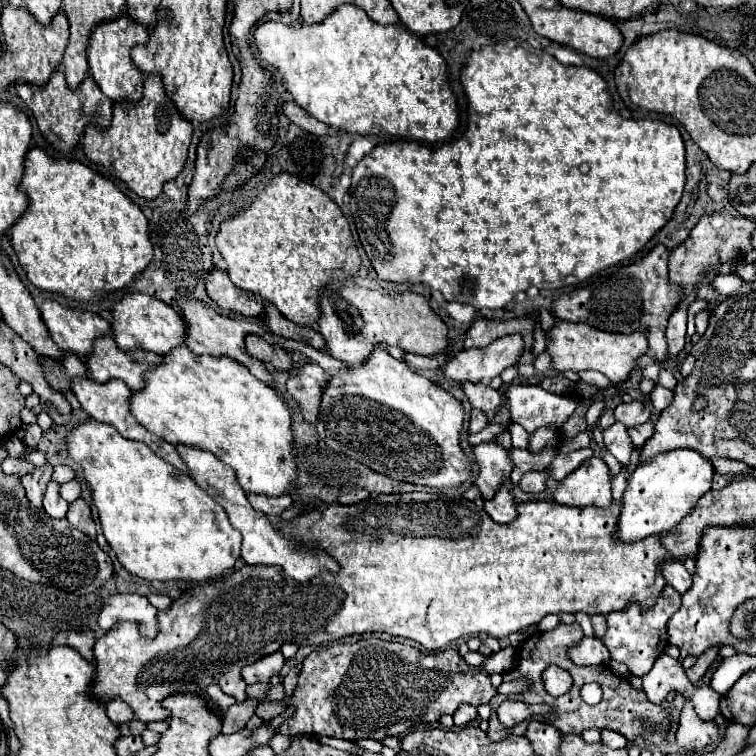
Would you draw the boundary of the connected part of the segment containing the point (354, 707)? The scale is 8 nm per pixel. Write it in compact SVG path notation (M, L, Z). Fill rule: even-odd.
M363 638L355 644L331 644L311 652L303 660L299 684L289 700L289 706L293 706L295 712L281 724L281 734L297 736L303 732L343 740L383 740L387 736L403 736L415 724L439 722L441 716L453 714L463 702L473 706L487 704L493 694L497 694L497 690L493 690L489 676L461 660L455 648L439 652L421 652L409 644L389 642L381 638Z

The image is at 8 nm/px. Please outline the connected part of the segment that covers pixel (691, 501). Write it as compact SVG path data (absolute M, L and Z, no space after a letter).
M671 450L653 460L641 462L627 480L623 508L613 538L621 542L635 542L673 528L687 512L691 512L697 500L711 490L713 472L713 464L695 450Z

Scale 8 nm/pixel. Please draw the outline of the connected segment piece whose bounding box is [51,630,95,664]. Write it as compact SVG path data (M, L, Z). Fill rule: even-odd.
M63 630L57 634L57 638L53 638L51 646L55 644L67 644L71 648L75 648L77 652L81 652L81 656L89 662L95 664L95 654L93 654L93 644L95 644L95 634L91 630L85 632L75 632L75 630Z

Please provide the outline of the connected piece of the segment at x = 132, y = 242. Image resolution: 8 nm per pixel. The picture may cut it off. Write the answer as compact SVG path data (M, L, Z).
M33 146L23 160L23 178L19 190L29 198L27 210L11 226L11 244L19 264L27 272L33 286L63 294L75 300L99 300L103 294L125 288L151 262L153 248L147 232L147 218L141 208L127 198L115 182L95 172L79 160L53 158L45 150Z

